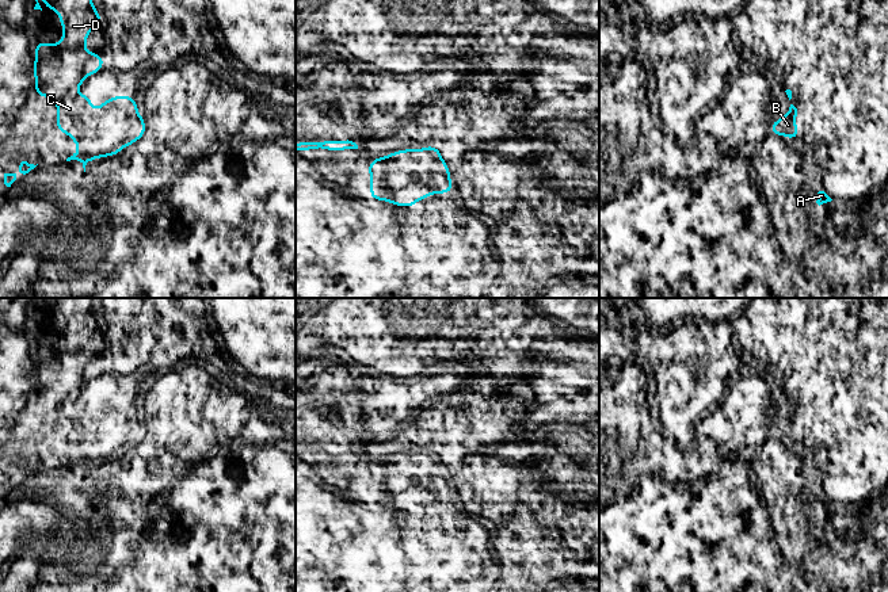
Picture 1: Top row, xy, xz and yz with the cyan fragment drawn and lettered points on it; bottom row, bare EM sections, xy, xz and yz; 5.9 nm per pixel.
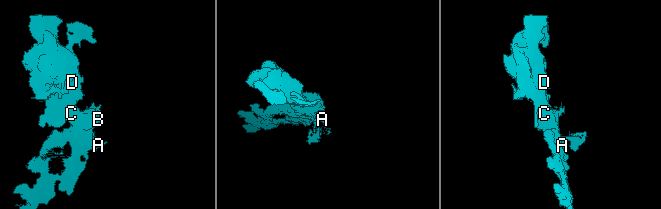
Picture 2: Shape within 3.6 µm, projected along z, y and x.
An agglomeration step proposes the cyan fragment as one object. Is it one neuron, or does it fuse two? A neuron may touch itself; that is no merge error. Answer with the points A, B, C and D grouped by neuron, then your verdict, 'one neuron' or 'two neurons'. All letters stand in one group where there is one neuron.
A B C D; one neuron

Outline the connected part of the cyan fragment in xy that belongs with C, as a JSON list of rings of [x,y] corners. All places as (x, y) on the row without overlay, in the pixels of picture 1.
[[[91,298],[35,299],[34,313],[42,314],[38,306],[42,299],[46,313],[60,316],[54,321],[62,325],[64,340],[58,348],[35,347],[34,394],[56,404],[56,431],[80,450],[66,465],[81,465],[85,475],[92,462],[117,459],[122,451],[141,443],[146,429],[137,415],[136,401],[118,398],[92,412],[91,401],[77,397],[79,389],[91,377],[99,377],[107,364],[84,351],[89,335],[102,329]]]

